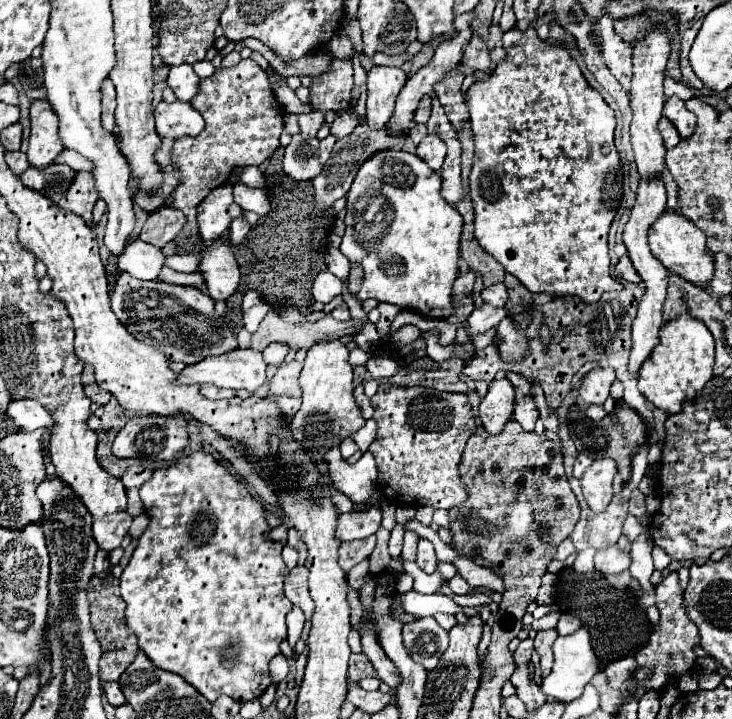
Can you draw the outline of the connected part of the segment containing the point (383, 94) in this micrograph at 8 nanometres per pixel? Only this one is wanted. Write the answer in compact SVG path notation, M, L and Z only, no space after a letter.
M373 66L367 72L367 124L371 128L383 128L395 108L395 98L407 74L401 68Z

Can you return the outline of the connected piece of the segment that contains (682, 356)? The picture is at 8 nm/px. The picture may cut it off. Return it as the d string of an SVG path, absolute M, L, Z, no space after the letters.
M681 314L661 328L659 344L639 370L639 390L655 408L667 414L675 414L683 410L683 402L697 398L703 386L713 378L713 364L715 342L711 332L697 318L687 318L687 314Z

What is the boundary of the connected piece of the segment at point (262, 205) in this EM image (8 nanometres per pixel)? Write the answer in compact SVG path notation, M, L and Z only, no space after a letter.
M237 182L233 186L233 196L243 210L253 210L259 216L265 216L269 212L269 198L263 188L249 188L243 182Z

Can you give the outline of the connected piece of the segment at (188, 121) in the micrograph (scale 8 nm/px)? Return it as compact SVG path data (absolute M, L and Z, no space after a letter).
M159 102L155 108L155 124L157 134L161 138L181 138L181 136L197 136L205 122L201 114L189 102Z

